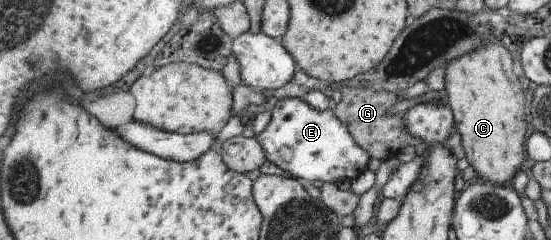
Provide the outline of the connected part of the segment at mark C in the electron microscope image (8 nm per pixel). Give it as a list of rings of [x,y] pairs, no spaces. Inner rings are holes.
[[[484,40],[476,50],[452,58],[444,68],[445,102],[454,118],[464,156],[475,176],[505,185],[524,160],[524,92],[510,52],[498,40]]]

